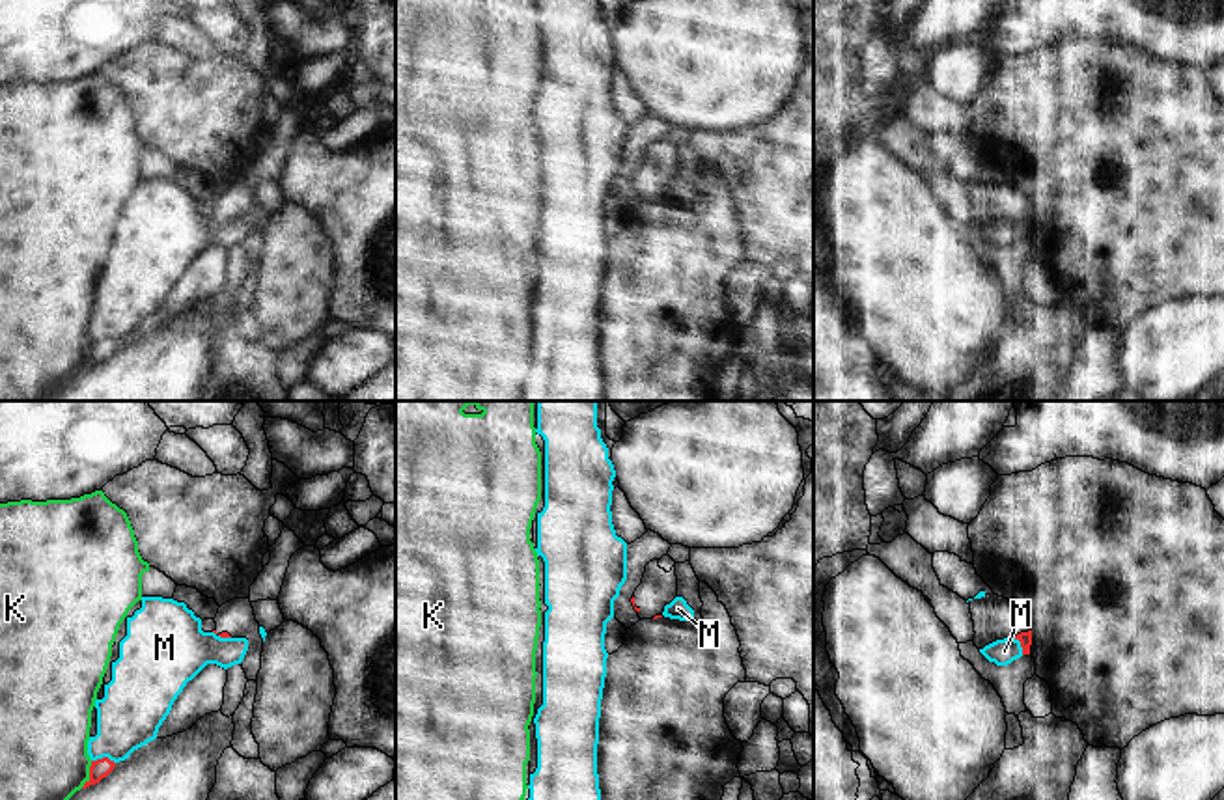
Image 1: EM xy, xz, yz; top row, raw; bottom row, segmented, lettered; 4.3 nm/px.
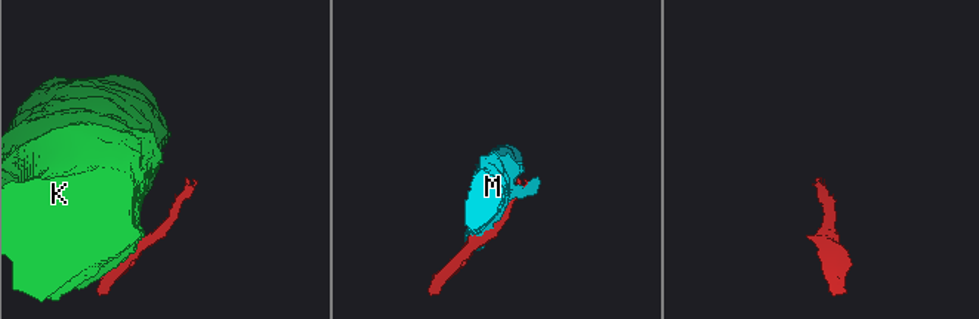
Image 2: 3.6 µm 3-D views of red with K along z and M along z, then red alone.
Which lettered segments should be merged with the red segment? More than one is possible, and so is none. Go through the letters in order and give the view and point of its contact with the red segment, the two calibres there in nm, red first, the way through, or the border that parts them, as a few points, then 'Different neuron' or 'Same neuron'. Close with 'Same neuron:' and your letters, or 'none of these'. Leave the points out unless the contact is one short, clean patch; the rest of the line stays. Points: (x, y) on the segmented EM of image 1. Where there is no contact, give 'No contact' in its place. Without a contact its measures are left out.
K: Touches red at xy (90, 774). Thickness 90 nm (red) against 380 nm. Different neuron
M: Touches red at xy (103, 758). Thickness 90 nm (red) against 280 nm. Different neuron
Same neuron: none of these

